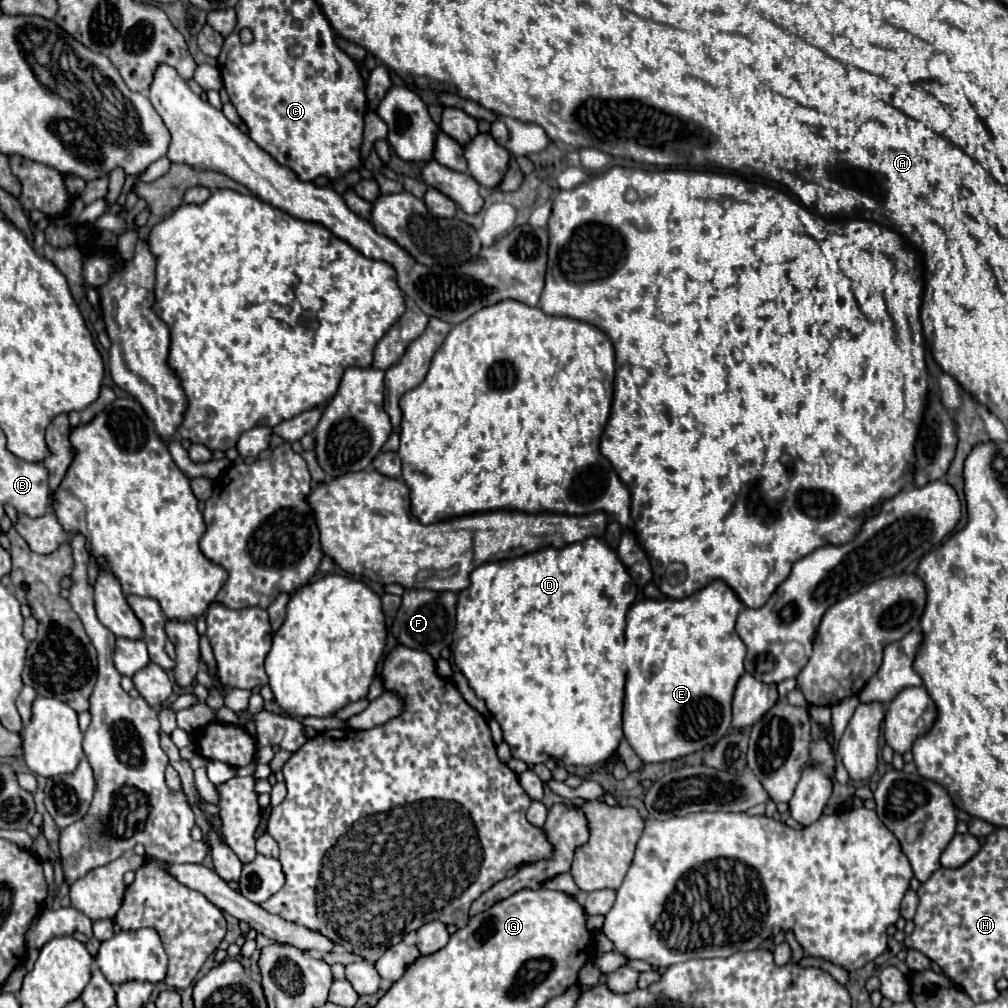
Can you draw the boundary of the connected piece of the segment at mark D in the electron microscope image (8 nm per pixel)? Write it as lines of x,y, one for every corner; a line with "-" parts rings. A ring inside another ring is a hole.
588,537
584,541
566,545
562,549
548,547
516,559
492,561
476,567
470,573
470,587
460,591
456,607
456,629
450,645
454,663
466,675
474,693
486,701
486,707
500,723
504,741
510,745
512,757
524,763
546,763
548,759
562,761
564,765
584,765
592,767
600,761
606,761
618,747
622,739
622,699
624,699
624,681
626,681
626,661
624,661
624,627
626,611
636,599
636,583
628,577
628,569
620,561
618,553
600,537

